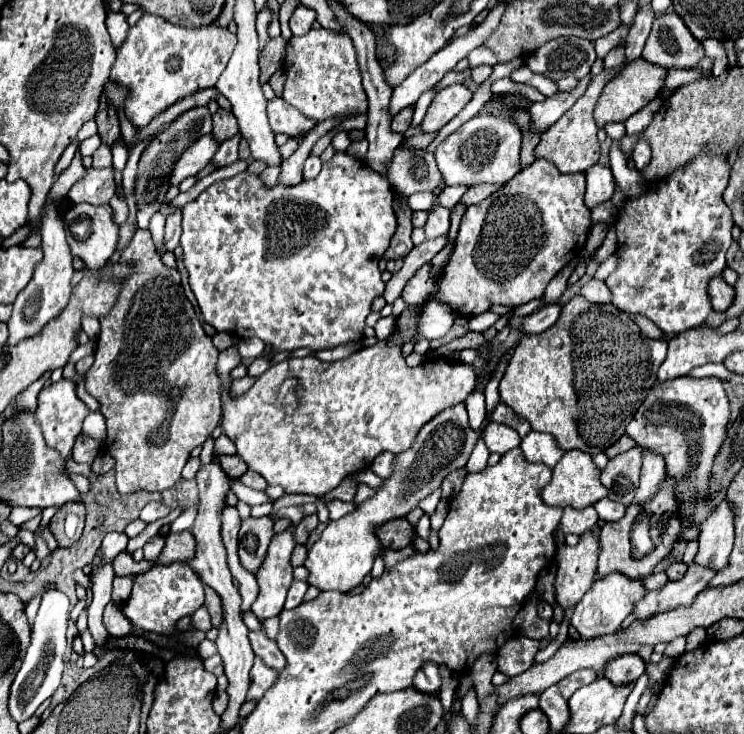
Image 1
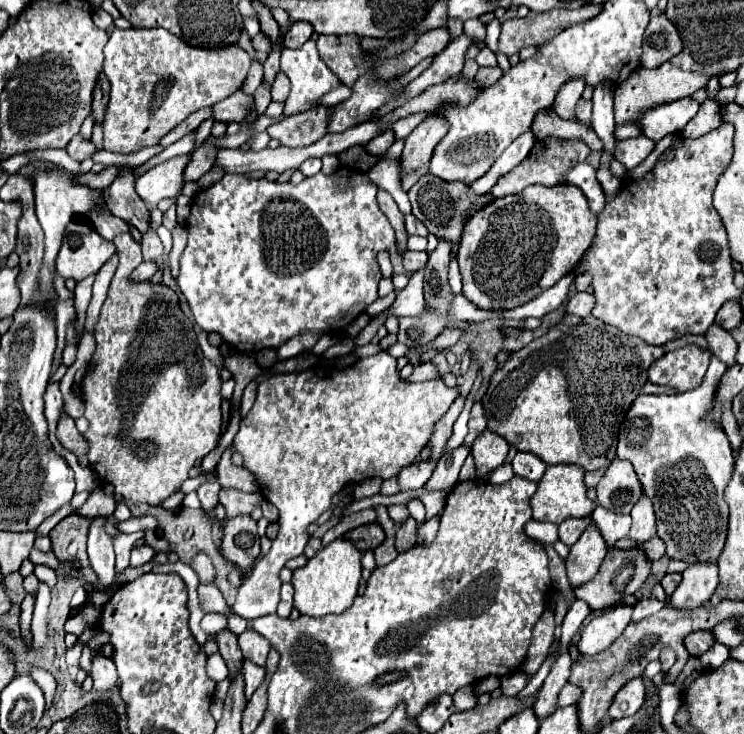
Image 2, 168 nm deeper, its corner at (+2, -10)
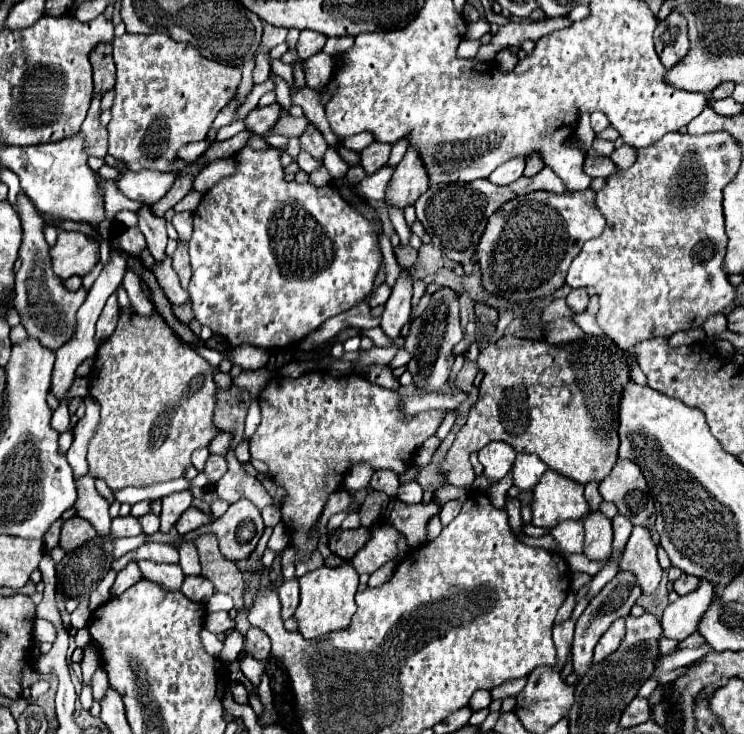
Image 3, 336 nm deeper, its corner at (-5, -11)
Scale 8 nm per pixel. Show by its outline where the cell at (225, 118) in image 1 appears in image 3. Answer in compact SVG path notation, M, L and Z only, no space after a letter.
M179 175L177 181L173 183L171 191L169 191L159 203L151 205L151 211L153 211L155 215L163 217L163 213L165 213L167 209L171 209L177 201L181 201L181 199L193 189L193 181L195 181L195 175Z

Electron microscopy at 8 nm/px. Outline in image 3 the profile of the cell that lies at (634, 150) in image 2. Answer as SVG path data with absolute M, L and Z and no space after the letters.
M621 145L619 149L615 149L615 151L611 153L611 159L613 159L613 163L615 163L619 169L629 169L629 167L635 163L635 159L637 159L635 147Z

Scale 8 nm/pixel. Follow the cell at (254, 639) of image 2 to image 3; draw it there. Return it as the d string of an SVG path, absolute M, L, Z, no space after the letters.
M251 627L245 635L245 651L259 661L267 661L271 657L271 641L263 631Z

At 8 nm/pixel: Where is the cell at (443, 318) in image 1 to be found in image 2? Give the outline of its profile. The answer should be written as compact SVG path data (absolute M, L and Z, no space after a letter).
M382 352L382 354L376 354L376 356L370 356L370 358L360 358L356 364L352 364L350 368L342 368L342 370L336 370L336 368L310 368L310 370L304 370L304 372L294 372L294 374L274 374L270 376L266 382L262 382L258 386L258 394L256 394L256 402L252 406L252 410L248 412L248 416L240 422L240 430L234 438L234 448L236 452L240 452L244 456L244 466L256 474L258 478L258 484L260 484L260 490L264 494L264 498L268 502L272 502L278 510L280 510L280 518L278 518L278 524L280 524L280 532L278 532L278 538L272 542L272 548L268 552L266 558L262 558L252 574L242 582L240 586L240 592L238 592L238 598L236 602L231 606L231 611L240 616L240 618L246 618L246 620L254 620L254 618L260 618L260 616L266 616L266 614L272 614L280 602L280 576L278 572L284 568L284 564L294 558L294 556L302 556L304 554L304 546L308 544L308 526L312 522L316 522L320 518L320 514L324 510L328 510L330 502L332 502L332 496L344 488L348 482L362 482L364 478L372 478L372 476L380 476L384 480L396 476L404 466L412 464L414 456L422 450L422 446L430 440L432 436L432 430L434 430L434 424L448 412L448 406L458 398L458 386L456 388L448 388L444 386L444 382L440 378L434 378L434 380L428 380L428 382L418 382L418 384L410 384L410 382L404 382L400 376L398 376L398 368L396 368L396 358L392 358L390 354Z

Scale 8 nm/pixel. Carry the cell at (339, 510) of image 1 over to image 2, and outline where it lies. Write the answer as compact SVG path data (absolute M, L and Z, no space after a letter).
M458 446L456 450L452 450L450 454L444 454L436 466L436 472L432 474L432 478L426 482L426 486L430 490L448 490L456 486L458 480L458 472L466 460L466 456L470 454L470 448Z

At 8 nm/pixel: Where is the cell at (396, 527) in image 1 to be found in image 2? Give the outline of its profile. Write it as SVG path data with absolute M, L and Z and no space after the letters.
M364 524L360 528L350 530L348 534L344 534L346 540L354 542L354 546L362 552L366 550L374 550L376 546L380 546L384 542L384 530L380 528L380 524Z

